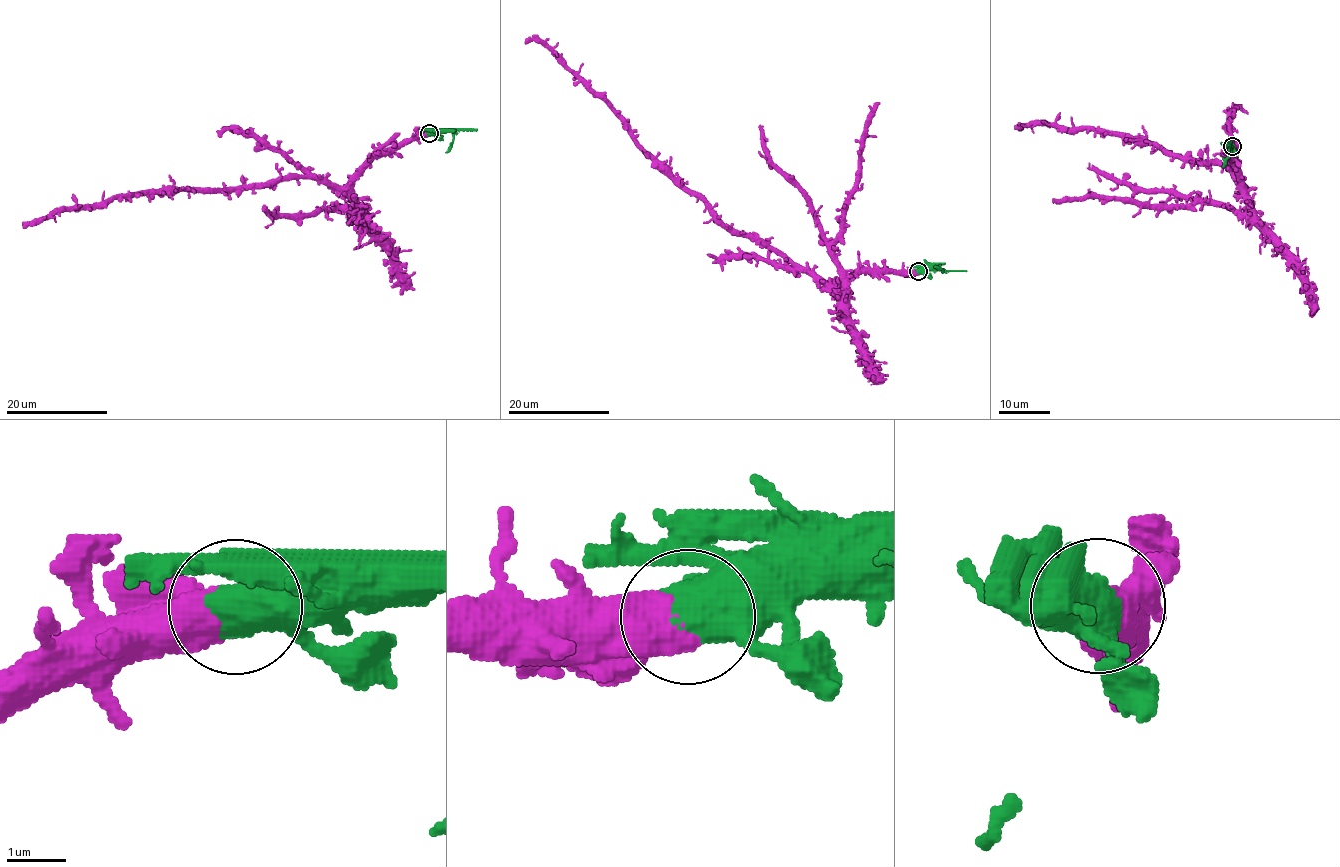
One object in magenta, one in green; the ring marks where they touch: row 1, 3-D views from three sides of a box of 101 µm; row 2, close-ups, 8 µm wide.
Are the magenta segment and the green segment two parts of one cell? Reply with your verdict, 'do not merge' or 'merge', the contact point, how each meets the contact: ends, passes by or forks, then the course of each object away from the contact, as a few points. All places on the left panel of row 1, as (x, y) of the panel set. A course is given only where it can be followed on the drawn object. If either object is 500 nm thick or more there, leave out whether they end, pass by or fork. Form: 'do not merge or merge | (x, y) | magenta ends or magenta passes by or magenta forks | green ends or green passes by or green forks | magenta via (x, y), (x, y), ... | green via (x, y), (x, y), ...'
do not merge | (429, 133) | magenta via (429, 133), (396, 143), (342, 187), (330, 187), (305, 177), (206, 192), (182, 190), (65, 208), (22, 225) | green via (429, 133), (451, 131), (452, 143), (446, 152)

